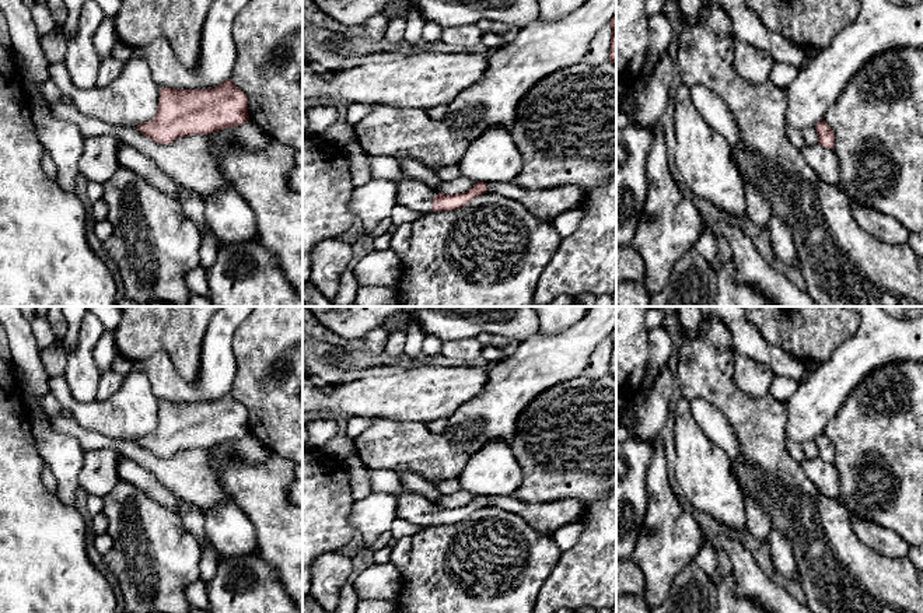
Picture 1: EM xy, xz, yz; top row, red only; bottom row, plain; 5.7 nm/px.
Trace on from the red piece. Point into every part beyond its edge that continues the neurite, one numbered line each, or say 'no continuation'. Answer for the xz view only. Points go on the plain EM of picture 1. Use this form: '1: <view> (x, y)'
1: xz (412, 507)

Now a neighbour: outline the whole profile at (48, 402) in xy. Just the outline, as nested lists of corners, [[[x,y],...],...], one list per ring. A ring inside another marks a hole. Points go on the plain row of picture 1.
[[[50,392],[45,393],[41,397],[34,397],[32,404],[38,406],[49,416],[63,416],[66,410]]]

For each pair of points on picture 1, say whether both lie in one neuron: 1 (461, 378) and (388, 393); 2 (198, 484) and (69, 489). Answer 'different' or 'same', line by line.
1: same
2: different

